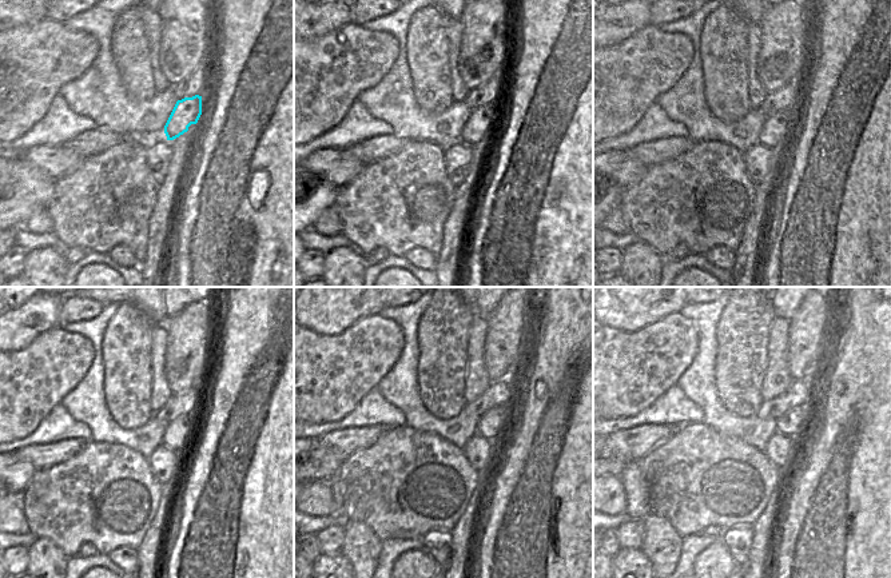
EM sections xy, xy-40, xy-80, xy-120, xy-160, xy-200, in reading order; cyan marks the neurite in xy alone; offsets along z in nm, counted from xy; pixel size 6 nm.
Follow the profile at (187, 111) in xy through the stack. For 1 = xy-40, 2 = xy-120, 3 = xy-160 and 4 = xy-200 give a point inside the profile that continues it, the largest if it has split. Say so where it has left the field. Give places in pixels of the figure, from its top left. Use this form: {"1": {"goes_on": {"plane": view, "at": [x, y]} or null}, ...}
{"1": {"goes_on": {"plane": "xy-40", "at": [481, 122]}}, "2": {"goes_on": {"plane": "xy-120", "at": [178, 431]}}, "3": {"goes_on": {"plane": "xy-160", "at": [490, 425]}}, "4": {"goes_on": {"plane": "xy-200", "at": [791, 425]}}}

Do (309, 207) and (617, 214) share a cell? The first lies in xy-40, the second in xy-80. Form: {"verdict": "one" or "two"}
{"verdict": "two"}

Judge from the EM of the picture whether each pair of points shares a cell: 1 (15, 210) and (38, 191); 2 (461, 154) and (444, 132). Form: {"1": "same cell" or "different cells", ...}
{"1": "same cell", "2": "different cells"}

